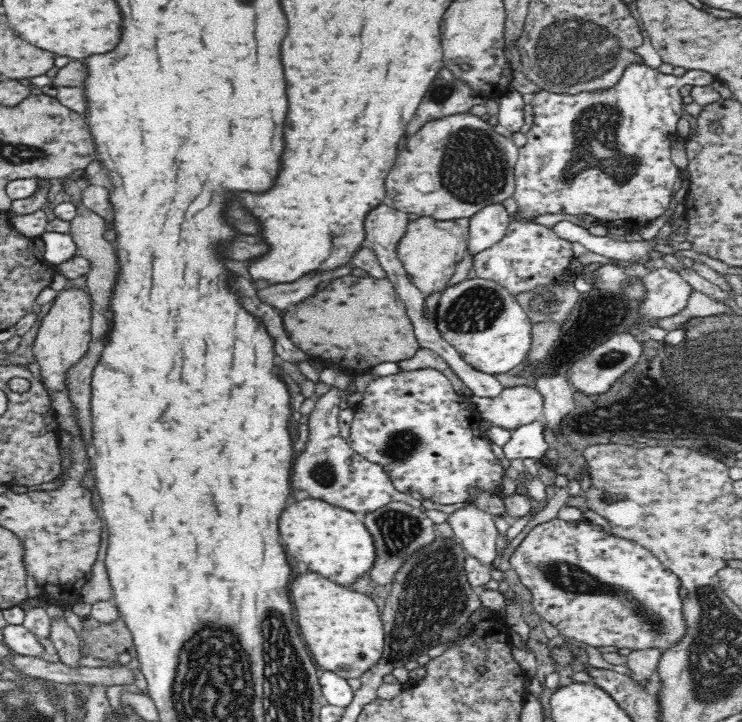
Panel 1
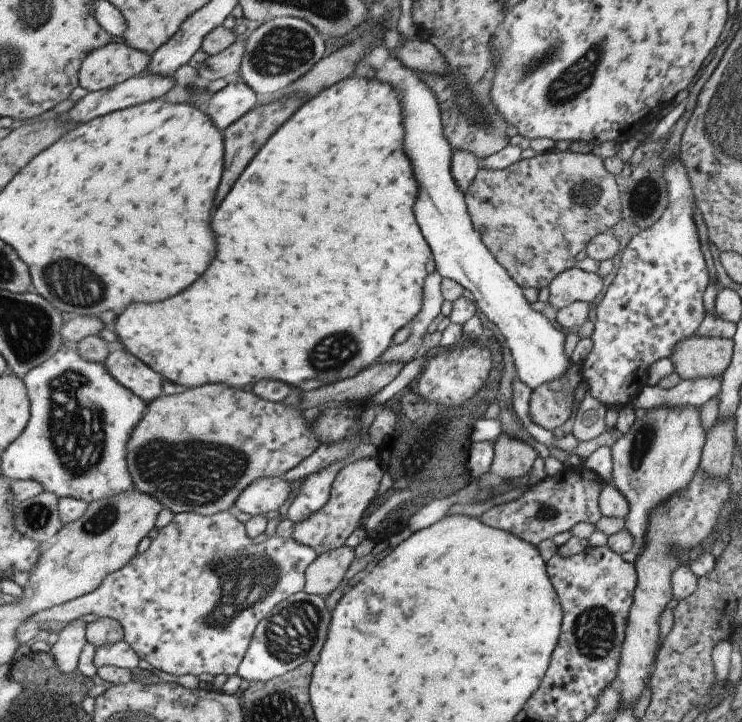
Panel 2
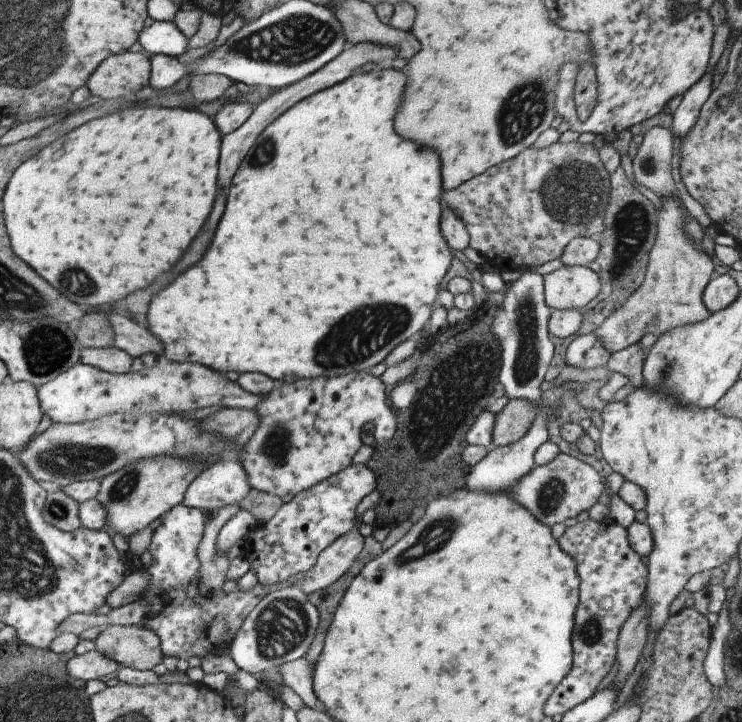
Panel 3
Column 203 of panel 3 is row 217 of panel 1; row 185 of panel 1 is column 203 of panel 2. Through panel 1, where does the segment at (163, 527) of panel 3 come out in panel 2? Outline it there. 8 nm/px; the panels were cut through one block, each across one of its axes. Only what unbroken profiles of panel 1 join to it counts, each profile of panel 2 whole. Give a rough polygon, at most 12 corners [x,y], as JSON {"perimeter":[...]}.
{"perimeter":[[176,513],[42,621],[116,619],[166,674],[238,674],[312,548]]}

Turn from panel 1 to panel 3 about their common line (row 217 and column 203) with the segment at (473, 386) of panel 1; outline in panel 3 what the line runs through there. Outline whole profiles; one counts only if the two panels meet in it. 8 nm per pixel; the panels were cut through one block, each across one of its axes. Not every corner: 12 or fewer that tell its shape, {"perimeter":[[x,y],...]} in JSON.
{"perimeter":[[161,356],[126,374],[82,363],[37,388],[54,424],[118,412],[254,409],[261,396]]}

